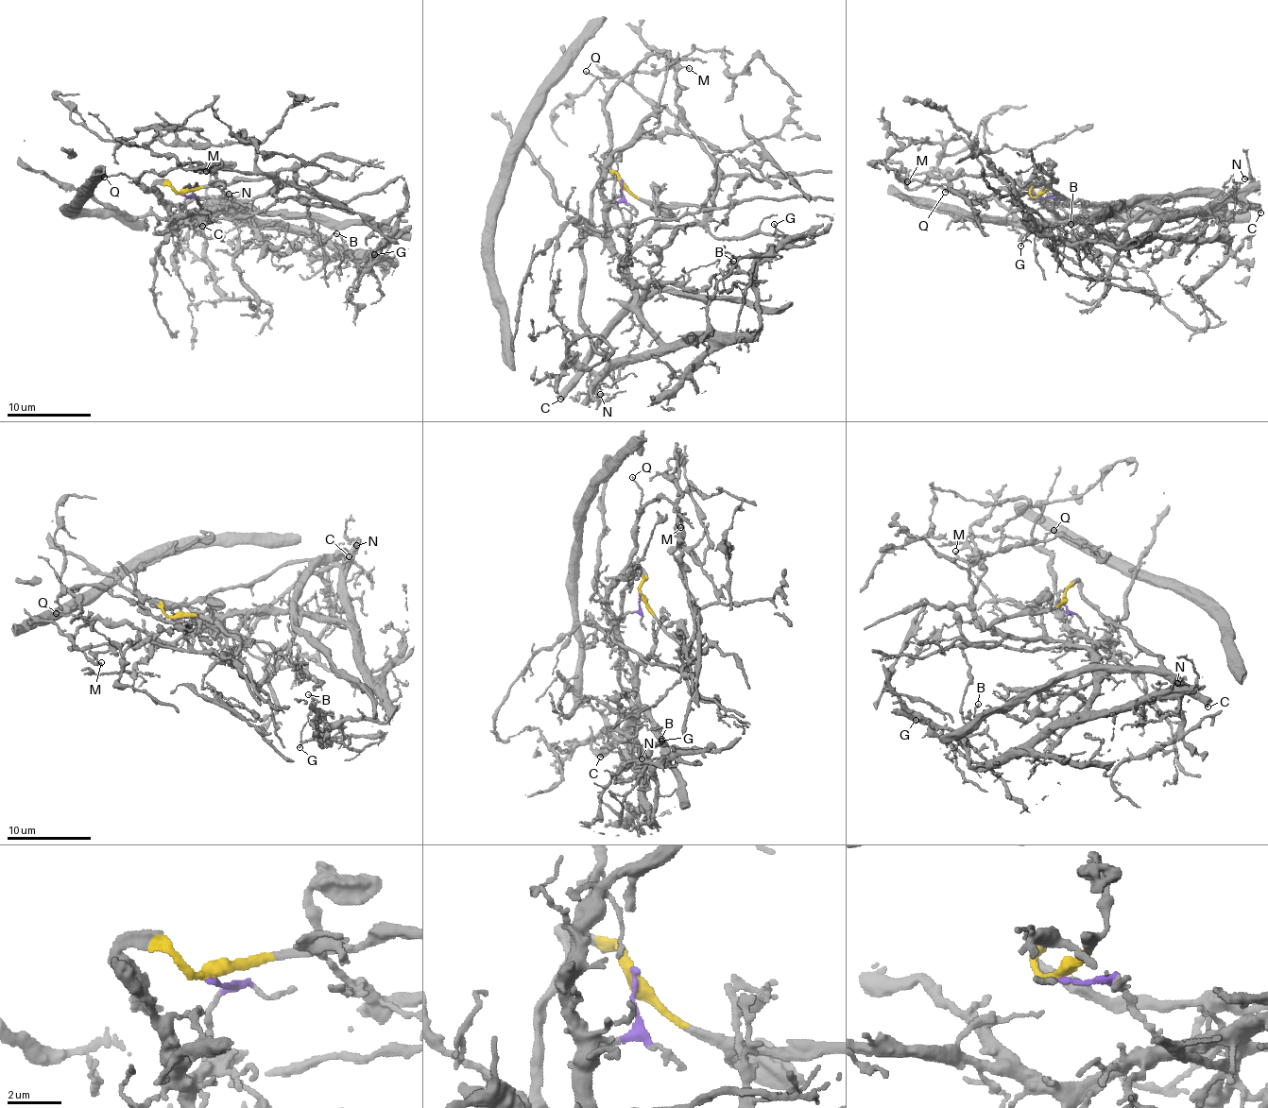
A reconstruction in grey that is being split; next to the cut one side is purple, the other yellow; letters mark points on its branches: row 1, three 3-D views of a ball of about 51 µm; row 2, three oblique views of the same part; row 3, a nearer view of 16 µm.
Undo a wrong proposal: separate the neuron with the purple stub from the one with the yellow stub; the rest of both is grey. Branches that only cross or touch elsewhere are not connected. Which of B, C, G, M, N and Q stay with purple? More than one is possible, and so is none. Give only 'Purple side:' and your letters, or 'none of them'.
Purple side: B, G, N, Q

